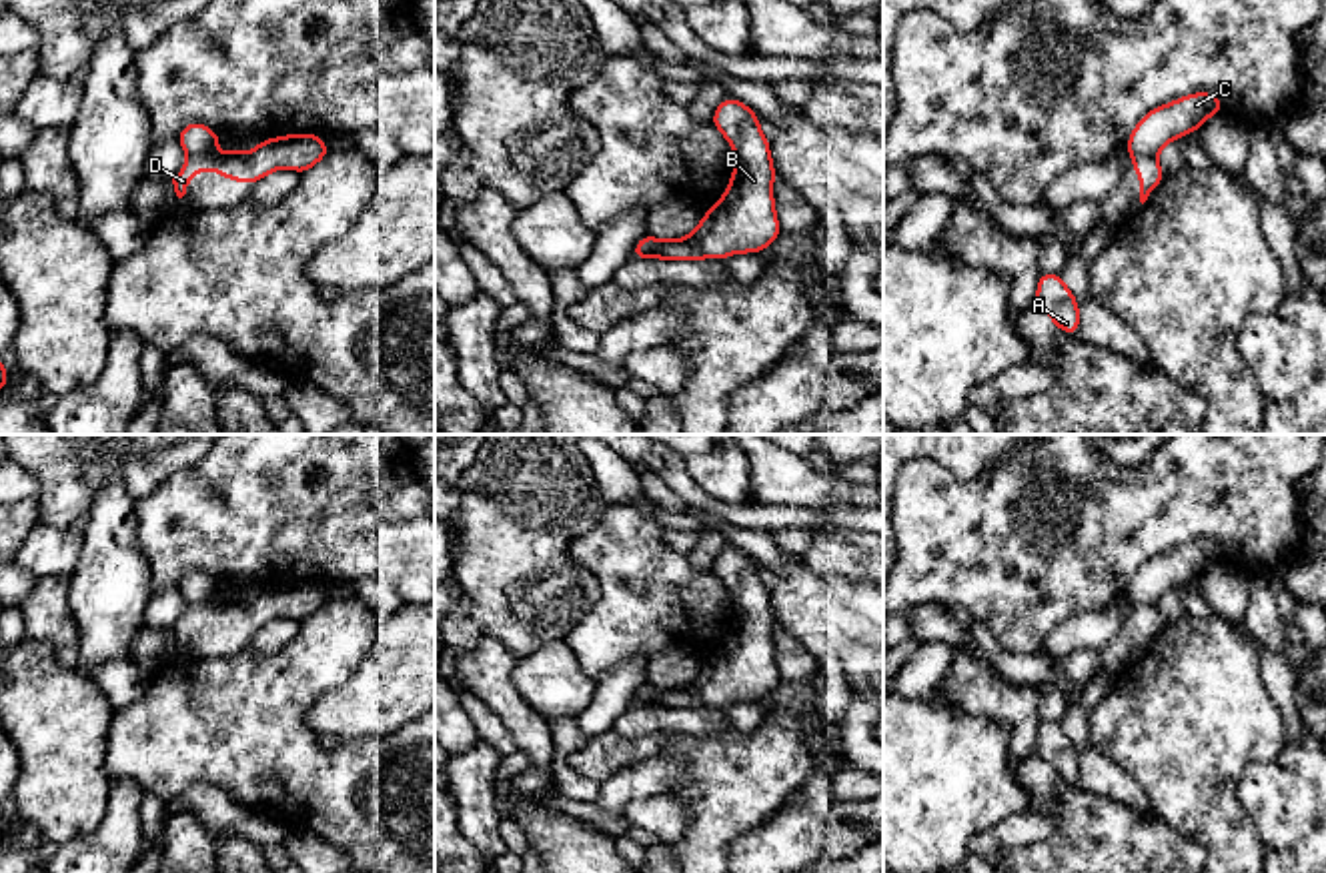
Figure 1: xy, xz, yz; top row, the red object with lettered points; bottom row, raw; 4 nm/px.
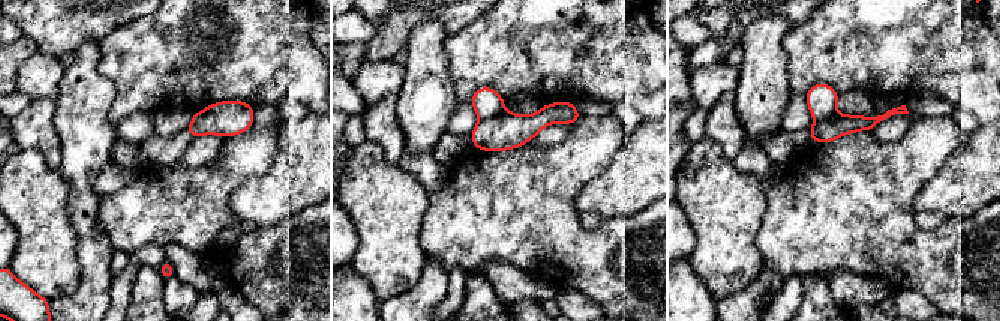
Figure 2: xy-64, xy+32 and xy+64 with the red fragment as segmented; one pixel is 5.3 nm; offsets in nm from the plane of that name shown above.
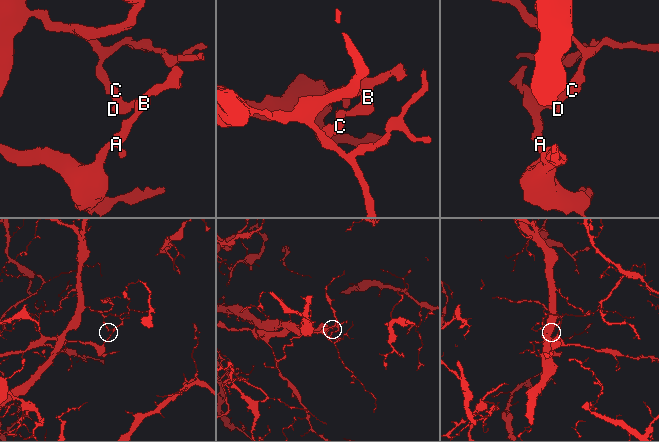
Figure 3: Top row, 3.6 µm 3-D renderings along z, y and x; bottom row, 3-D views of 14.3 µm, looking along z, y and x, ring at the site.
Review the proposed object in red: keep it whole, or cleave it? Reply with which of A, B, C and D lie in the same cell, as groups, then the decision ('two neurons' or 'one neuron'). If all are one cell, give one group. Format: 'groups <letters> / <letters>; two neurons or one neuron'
groups A B D / C; two neurons

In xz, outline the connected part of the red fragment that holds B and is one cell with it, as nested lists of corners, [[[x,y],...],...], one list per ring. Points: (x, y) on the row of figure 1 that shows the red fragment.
[[[725,98],[711,122],[733,146],[735,168],[723,198],[701,216],[695,232],[685,238],[641,238],[645,258],[699,260],[727,258],[737,252],[761,254],[779,234],[773,204],[773,176],[769,142],[759,128],[757,112]]]

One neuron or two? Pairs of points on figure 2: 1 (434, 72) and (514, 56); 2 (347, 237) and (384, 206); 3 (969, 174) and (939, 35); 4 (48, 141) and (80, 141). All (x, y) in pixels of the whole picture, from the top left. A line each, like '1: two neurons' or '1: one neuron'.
1: two neurons
2: two neurons
3: two neurons
4: two neurons

